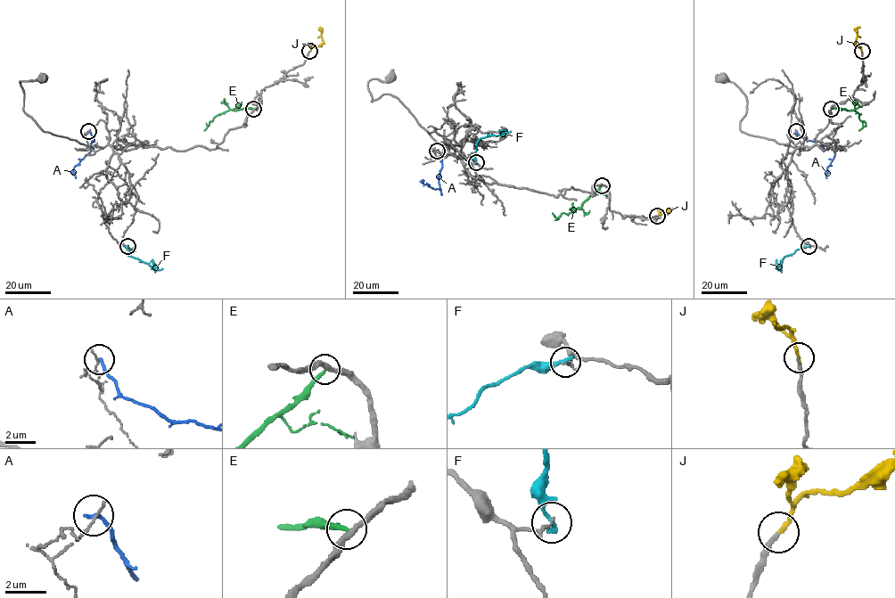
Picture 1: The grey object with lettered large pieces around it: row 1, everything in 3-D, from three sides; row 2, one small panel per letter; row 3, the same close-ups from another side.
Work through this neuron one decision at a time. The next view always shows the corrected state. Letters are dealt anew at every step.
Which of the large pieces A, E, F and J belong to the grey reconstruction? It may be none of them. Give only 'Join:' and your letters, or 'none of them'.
Join: J

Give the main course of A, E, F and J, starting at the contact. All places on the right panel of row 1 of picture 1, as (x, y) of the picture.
A: (796, 131), (807, 140), (834, 148), (834, 157), (827, 167), (826, 178)
E: (831, 109), (858, 112), (858, 118), (866, 123), (858, 130)
F: (808, 246), (784, 258), (781, 271), (777, 268)
J: (861, 52), (855, 42), (857, 28), (859, 27)

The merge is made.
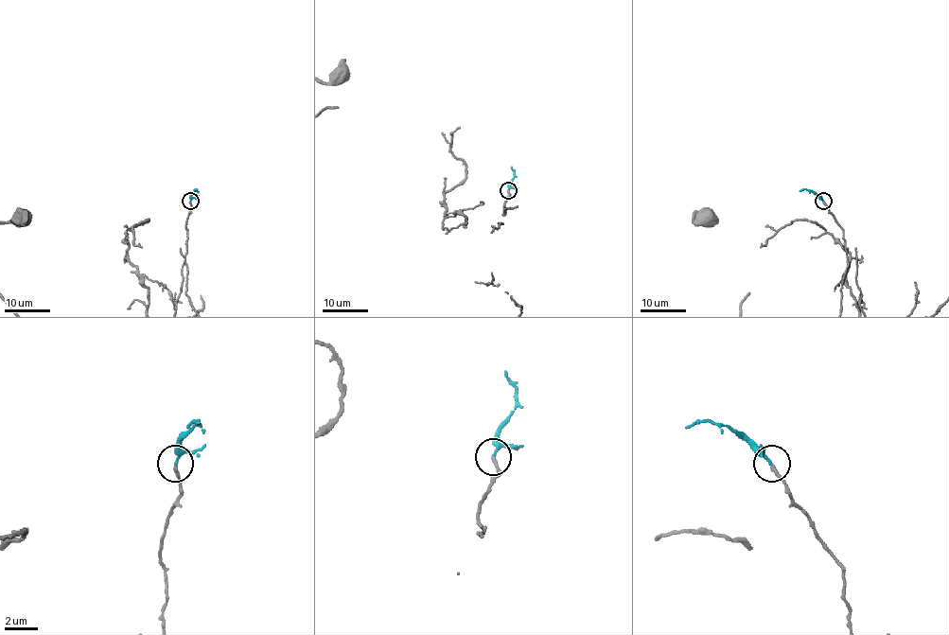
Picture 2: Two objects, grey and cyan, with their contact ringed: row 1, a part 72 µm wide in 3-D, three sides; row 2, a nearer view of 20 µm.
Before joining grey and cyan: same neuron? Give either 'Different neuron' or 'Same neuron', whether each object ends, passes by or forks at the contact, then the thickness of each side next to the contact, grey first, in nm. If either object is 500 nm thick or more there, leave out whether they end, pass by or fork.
Same neuron. At the ring grey ends. At the ring cyan ends. Thickness 200 nm (grey) against 150 nm

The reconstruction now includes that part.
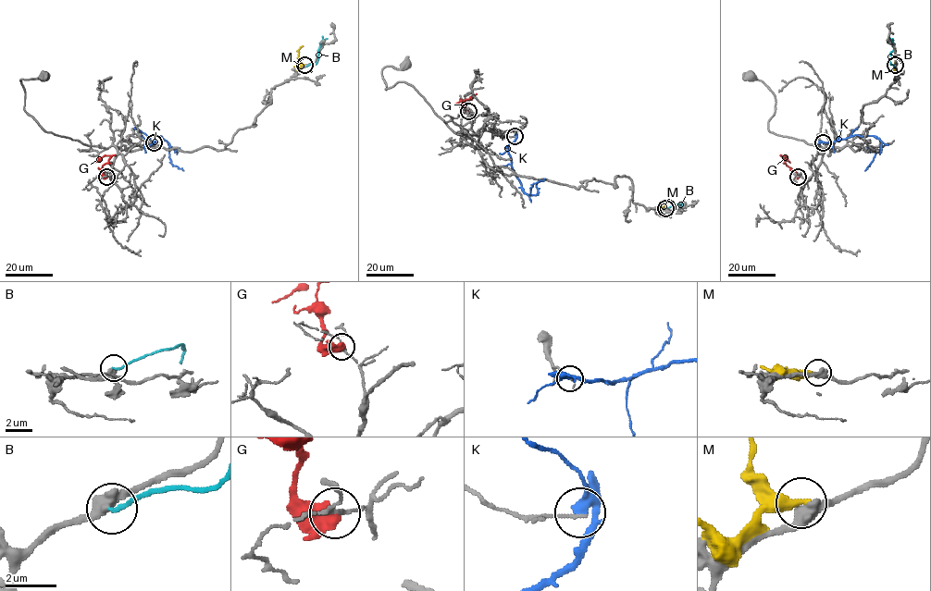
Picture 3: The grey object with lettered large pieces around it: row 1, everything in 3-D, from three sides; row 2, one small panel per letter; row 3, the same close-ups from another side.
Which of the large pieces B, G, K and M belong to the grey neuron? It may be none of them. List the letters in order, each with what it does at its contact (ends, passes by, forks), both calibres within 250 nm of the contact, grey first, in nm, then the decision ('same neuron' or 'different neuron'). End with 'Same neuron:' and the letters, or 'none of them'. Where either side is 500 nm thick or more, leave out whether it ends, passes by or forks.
B: it ends; calibres 440 and 160 nm; different neuron
G: calibres 100 and 650 nm; different neuron
K: it forks; calibres 110 and 300 nm; different neuron
M: it ends; calibres 440 and 400 nm; different neuron
Same neuron: none of them

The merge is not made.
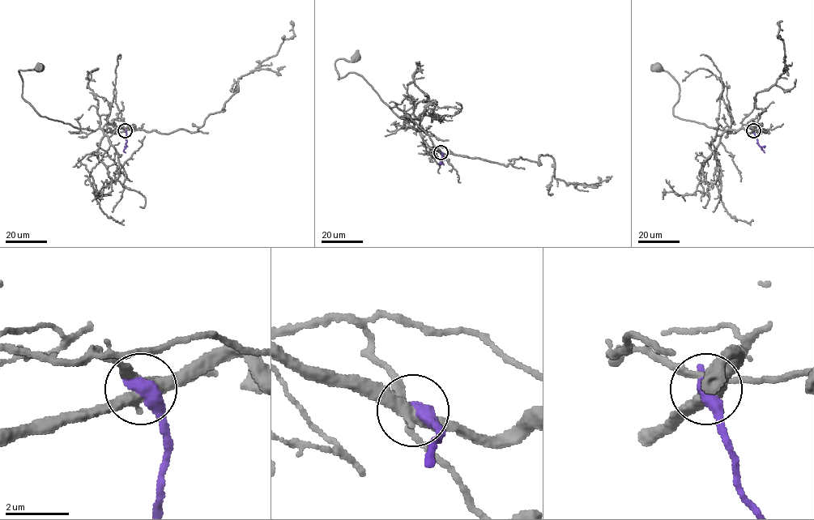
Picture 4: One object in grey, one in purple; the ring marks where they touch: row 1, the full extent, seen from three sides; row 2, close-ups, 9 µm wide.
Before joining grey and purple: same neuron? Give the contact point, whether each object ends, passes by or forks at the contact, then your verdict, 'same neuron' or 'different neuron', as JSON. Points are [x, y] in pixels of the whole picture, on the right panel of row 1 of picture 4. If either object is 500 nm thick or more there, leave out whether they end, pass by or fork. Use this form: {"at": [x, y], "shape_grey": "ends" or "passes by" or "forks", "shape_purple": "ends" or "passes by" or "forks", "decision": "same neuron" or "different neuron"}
{"at": [753, 130], "decision": "different neuron"}

